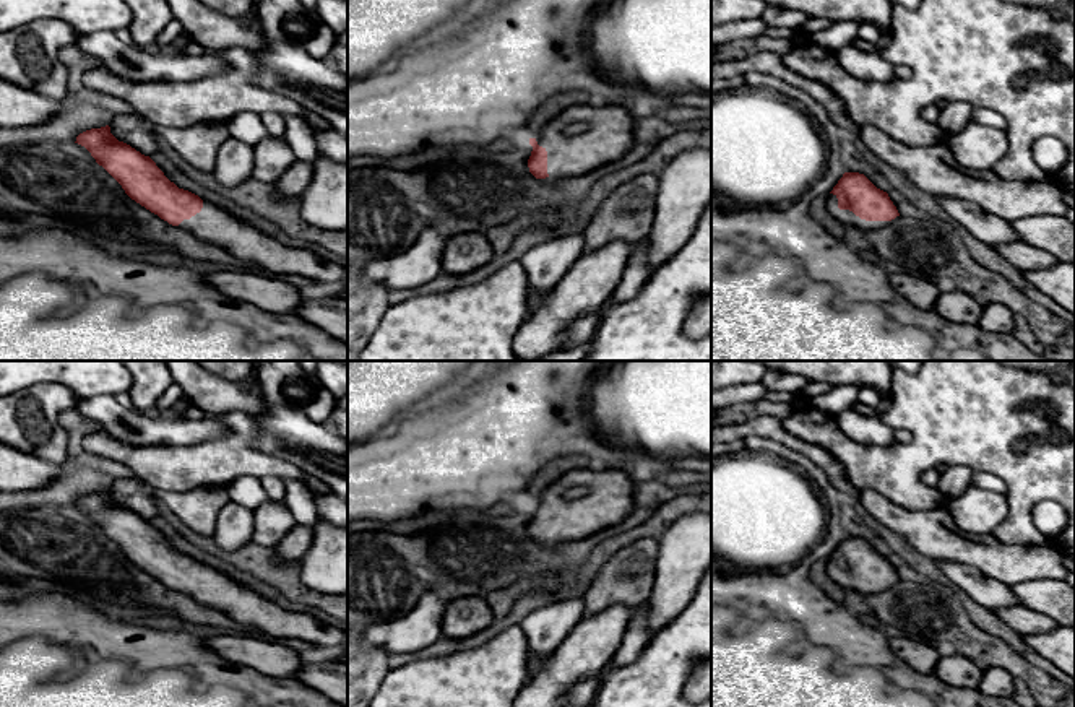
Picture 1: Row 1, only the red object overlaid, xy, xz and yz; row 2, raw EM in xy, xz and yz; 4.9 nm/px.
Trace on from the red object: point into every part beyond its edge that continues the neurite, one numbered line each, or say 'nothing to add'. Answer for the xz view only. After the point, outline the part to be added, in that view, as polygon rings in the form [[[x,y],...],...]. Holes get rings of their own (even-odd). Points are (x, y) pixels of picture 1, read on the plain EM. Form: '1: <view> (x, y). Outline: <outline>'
1: xz (582, 503). Outline: [[[580,468],[549,484],[534,501],[547,515],[547,538],[578,541],[622,523],[633,512],[635,481],[627,468]]]

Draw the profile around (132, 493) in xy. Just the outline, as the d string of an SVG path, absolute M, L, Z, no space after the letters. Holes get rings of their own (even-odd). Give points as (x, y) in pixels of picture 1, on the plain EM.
M136 476L117 479L110 488L110 497L145 520L153 520L158 514L159 501L153 489Z

